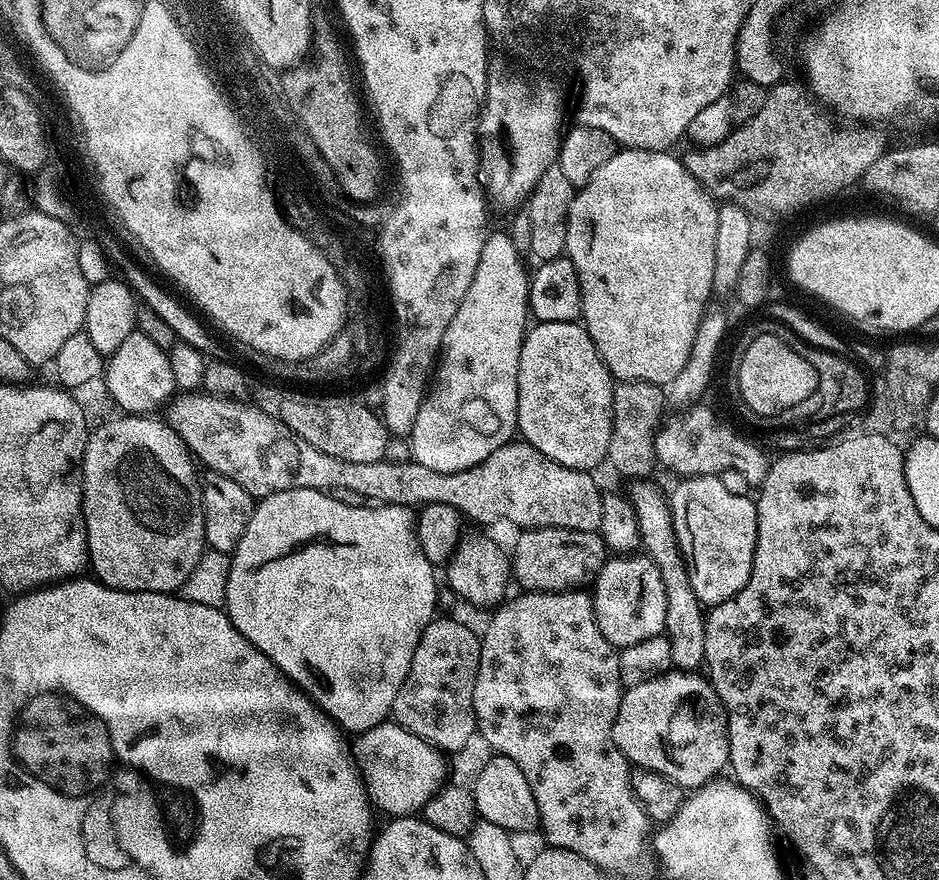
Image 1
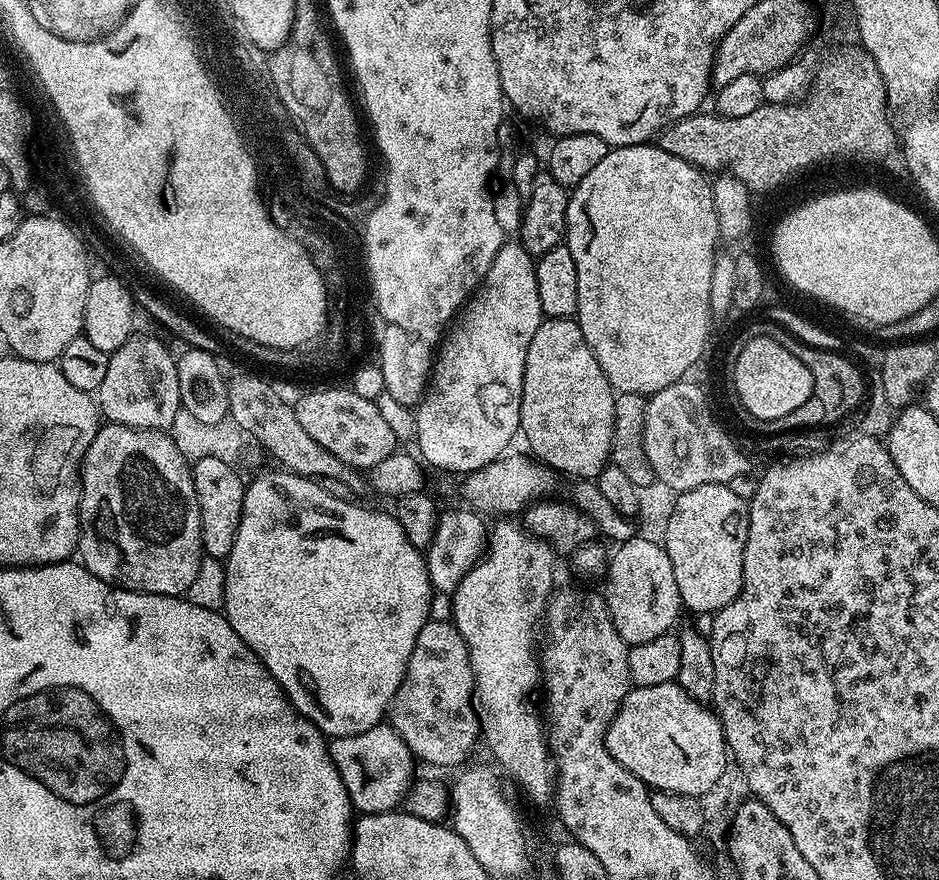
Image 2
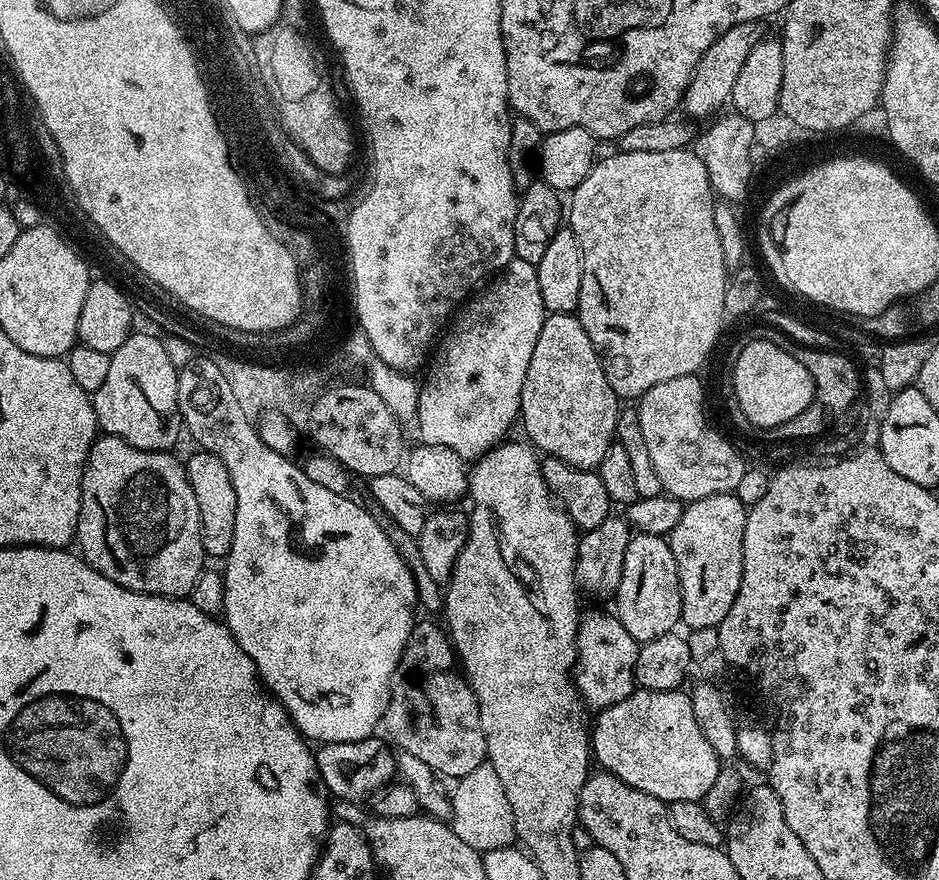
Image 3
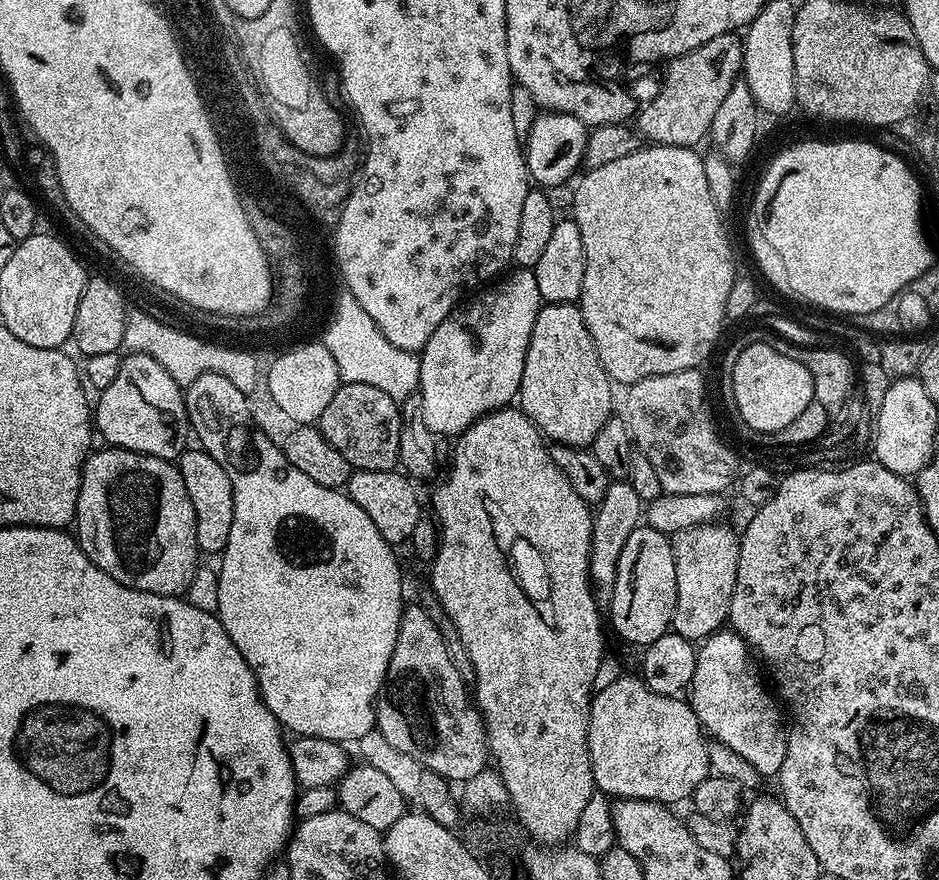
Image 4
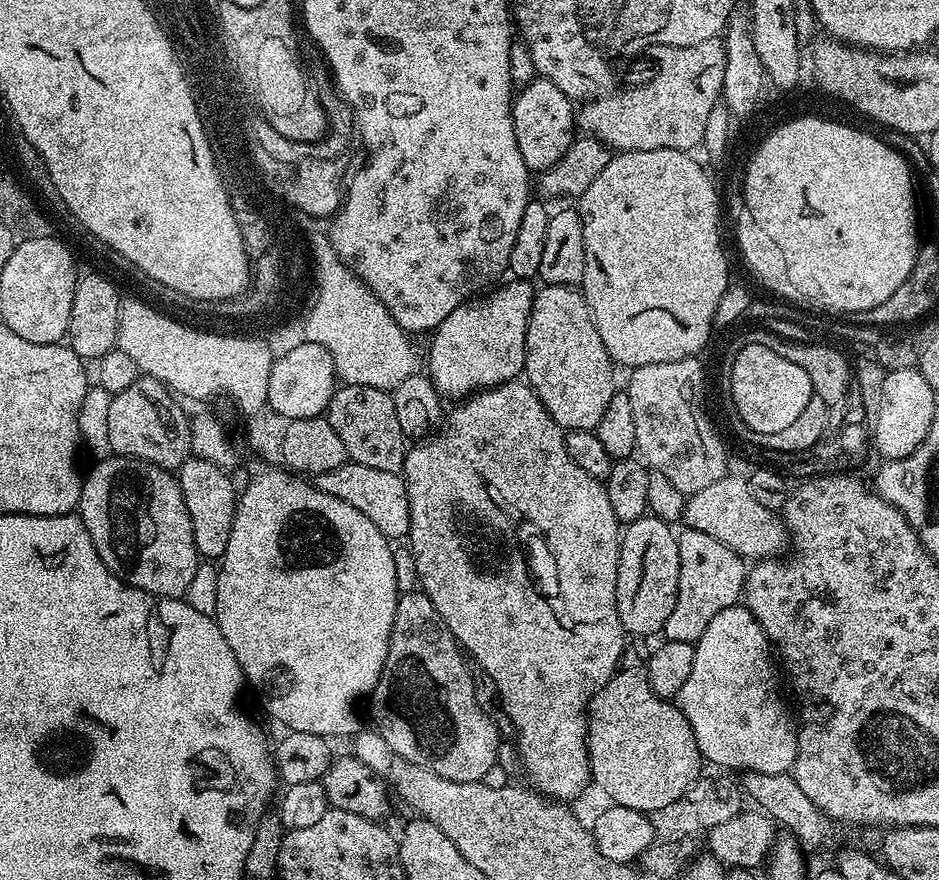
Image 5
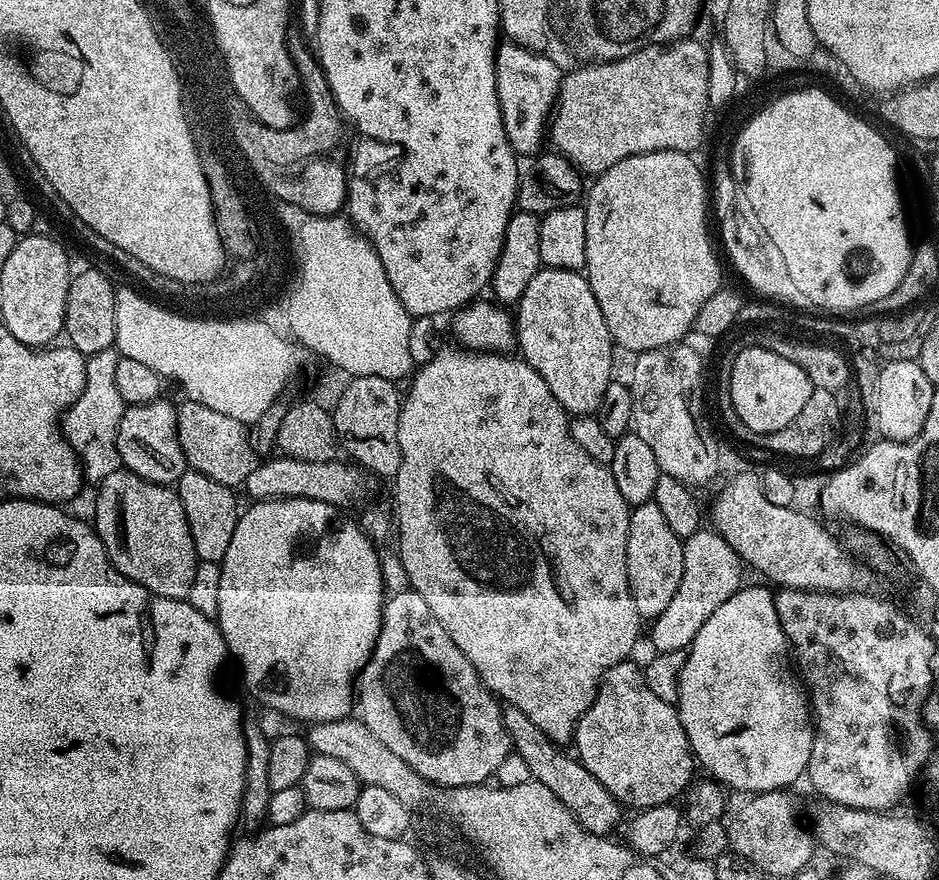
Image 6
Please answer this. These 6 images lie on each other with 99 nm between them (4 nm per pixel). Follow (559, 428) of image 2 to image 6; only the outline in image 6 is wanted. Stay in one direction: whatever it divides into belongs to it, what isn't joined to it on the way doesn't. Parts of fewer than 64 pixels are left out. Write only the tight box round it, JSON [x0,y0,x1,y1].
[514,267,614,416]

